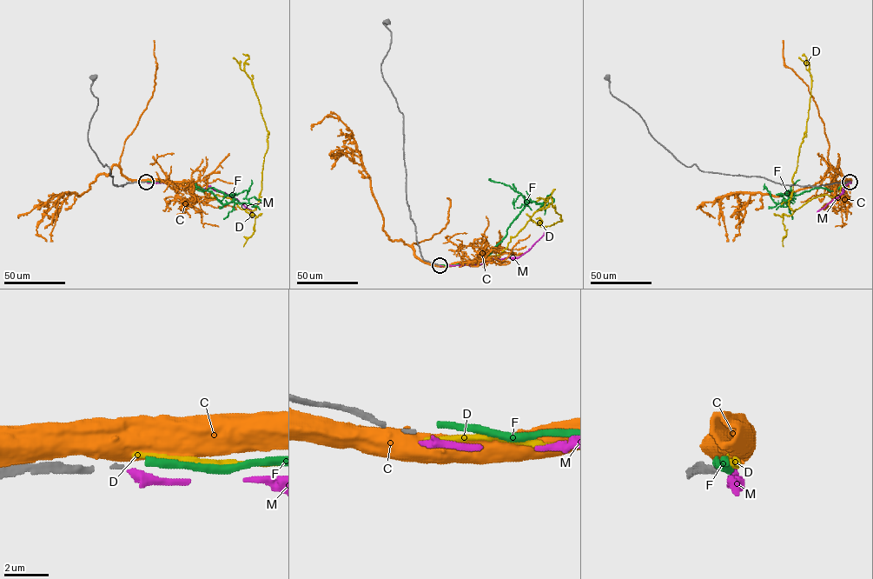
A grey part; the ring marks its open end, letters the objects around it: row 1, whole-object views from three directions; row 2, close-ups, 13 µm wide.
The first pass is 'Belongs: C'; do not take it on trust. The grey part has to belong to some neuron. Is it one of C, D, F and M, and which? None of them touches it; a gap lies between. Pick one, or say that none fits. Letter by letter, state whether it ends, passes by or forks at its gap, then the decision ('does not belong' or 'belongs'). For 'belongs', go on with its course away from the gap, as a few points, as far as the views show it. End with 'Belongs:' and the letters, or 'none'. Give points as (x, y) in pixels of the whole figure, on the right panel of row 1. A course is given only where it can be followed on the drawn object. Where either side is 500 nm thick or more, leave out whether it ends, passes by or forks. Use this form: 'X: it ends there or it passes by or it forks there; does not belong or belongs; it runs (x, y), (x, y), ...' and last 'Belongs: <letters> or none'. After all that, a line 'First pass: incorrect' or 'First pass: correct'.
C: does not belong
D: it ends there; does not belong
F: it ends there; does not belong
M: it ends there; does not belong
Belongs: none
First pass: incorrect

